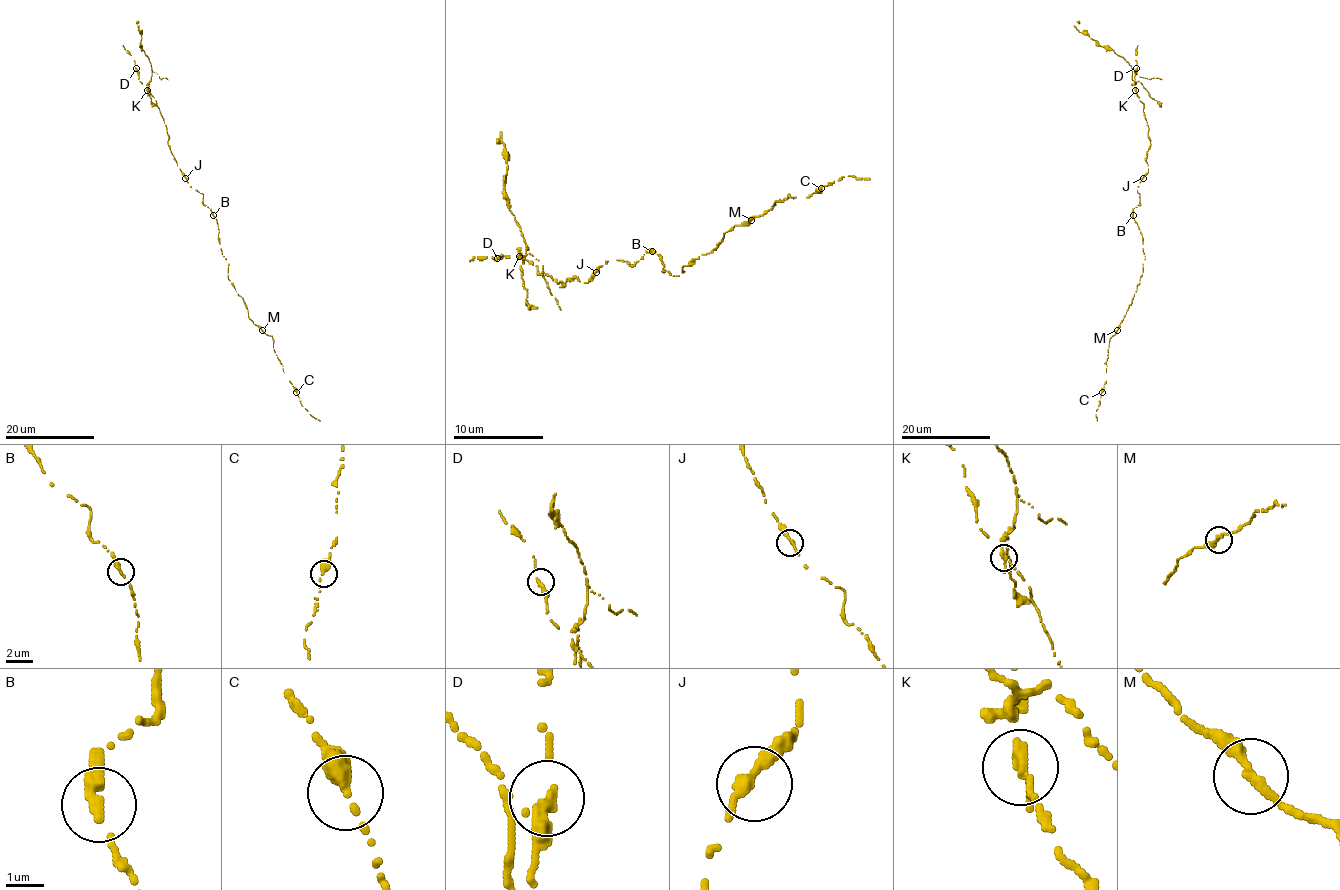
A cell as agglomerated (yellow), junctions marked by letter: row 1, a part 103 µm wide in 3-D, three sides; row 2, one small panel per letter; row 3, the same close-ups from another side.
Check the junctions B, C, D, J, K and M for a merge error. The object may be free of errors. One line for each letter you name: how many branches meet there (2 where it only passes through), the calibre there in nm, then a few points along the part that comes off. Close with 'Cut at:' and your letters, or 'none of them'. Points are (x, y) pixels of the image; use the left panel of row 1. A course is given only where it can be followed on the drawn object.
K: 2 branches meet; 260 nm thick; foreign part runs (147, 91), (151, 65), (140, 47), (142, 37), (136, 23)
Cut at: K

